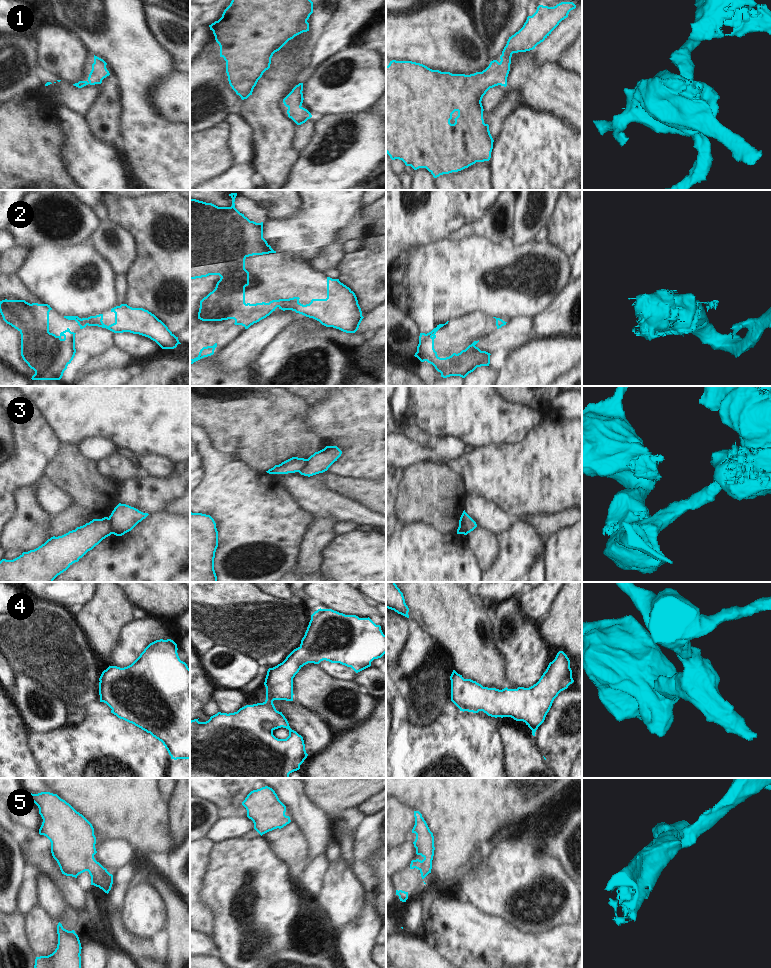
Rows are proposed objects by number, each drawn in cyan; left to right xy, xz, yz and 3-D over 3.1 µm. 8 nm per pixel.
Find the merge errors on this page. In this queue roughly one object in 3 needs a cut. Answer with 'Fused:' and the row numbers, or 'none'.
Fused: 3

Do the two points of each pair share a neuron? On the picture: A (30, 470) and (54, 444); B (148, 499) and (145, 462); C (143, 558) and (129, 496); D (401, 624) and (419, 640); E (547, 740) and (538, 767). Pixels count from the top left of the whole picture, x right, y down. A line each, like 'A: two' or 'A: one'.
A: one
B: two
C: two
D: two
E: two

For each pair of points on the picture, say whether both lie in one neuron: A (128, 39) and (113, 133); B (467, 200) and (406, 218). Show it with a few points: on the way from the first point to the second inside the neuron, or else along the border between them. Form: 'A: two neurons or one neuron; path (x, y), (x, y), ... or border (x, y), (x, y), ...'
A: two neurons; border (109, 75), (119, 87), (122, 115)
B: one neuron; path (452, 200), (431, 200), (424, 207), (421, 207)

